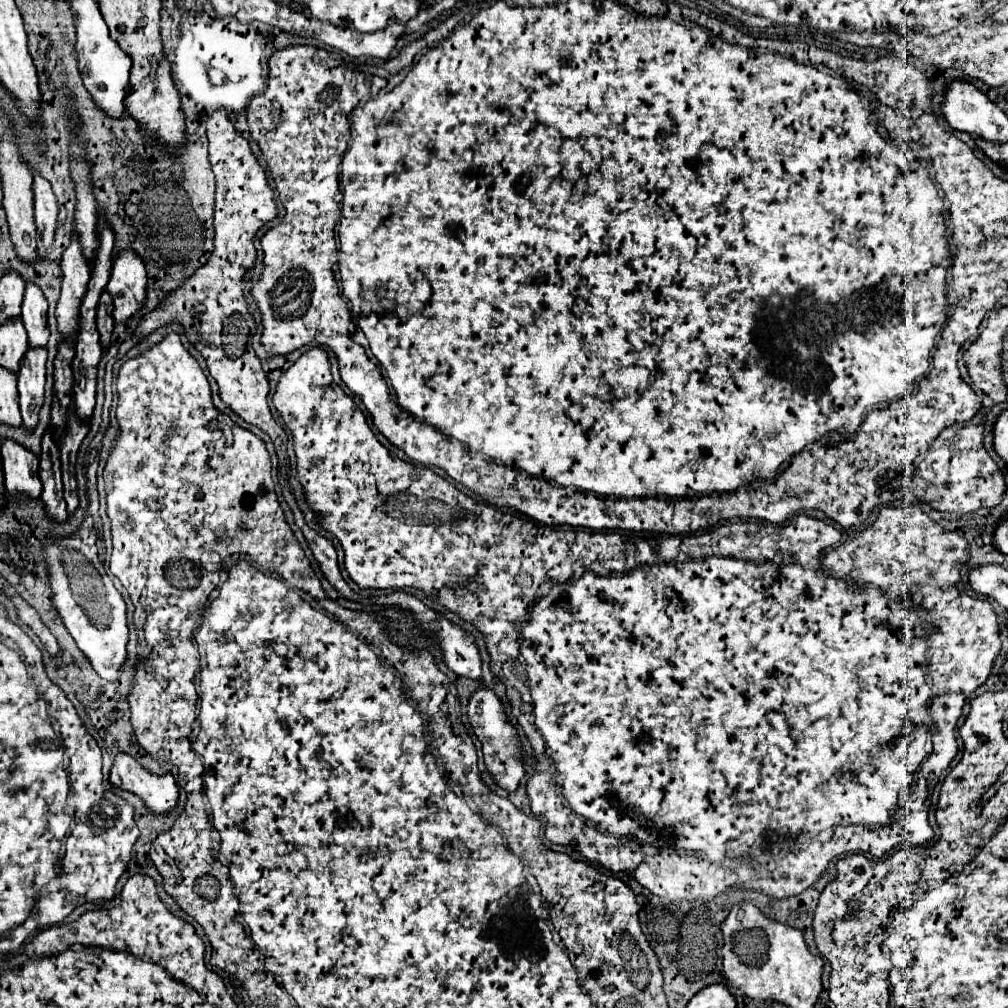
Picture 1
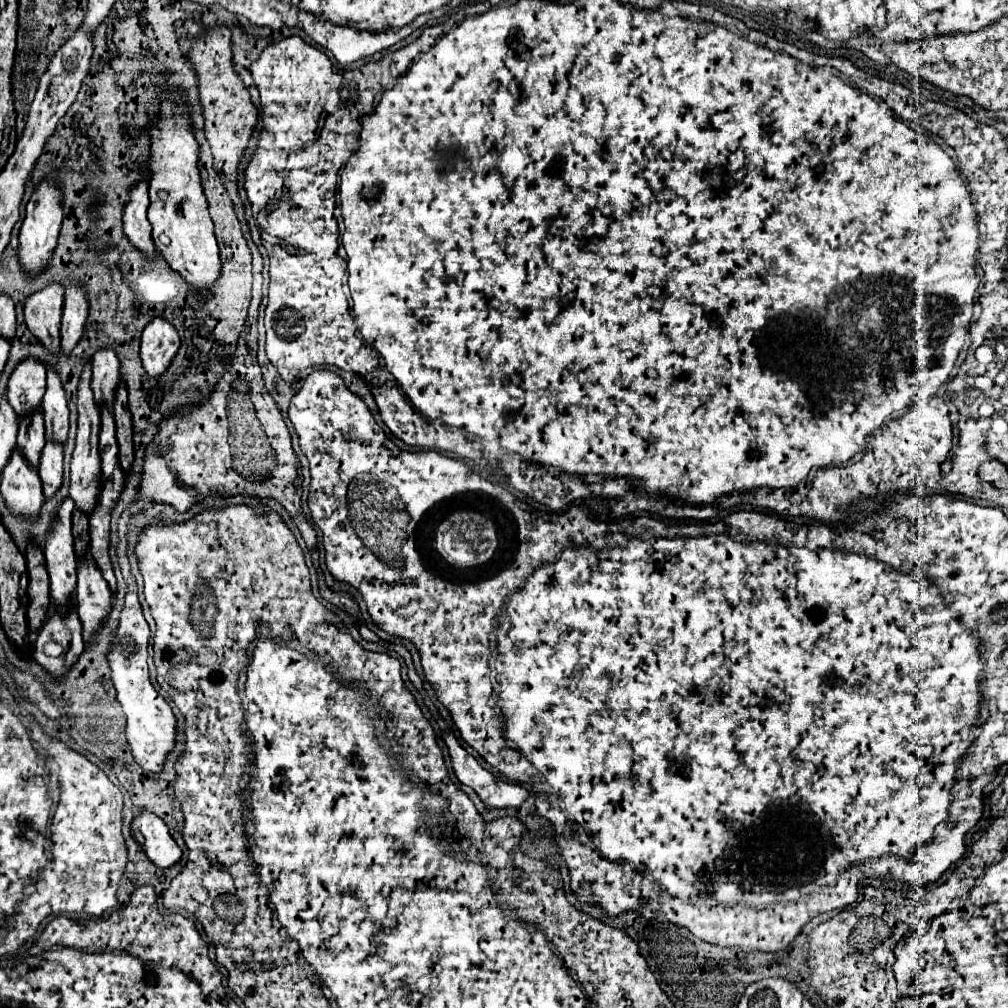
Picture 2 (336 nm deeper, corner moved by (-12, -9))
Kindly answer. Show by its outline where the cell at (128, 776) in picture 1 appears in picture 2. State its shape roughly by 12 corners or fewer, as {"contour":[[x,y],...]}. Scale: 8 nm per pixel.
{"contour":[[141,811],[131,825],[133,839],[159,869],[171,869],[181,849],[167,825]]}

